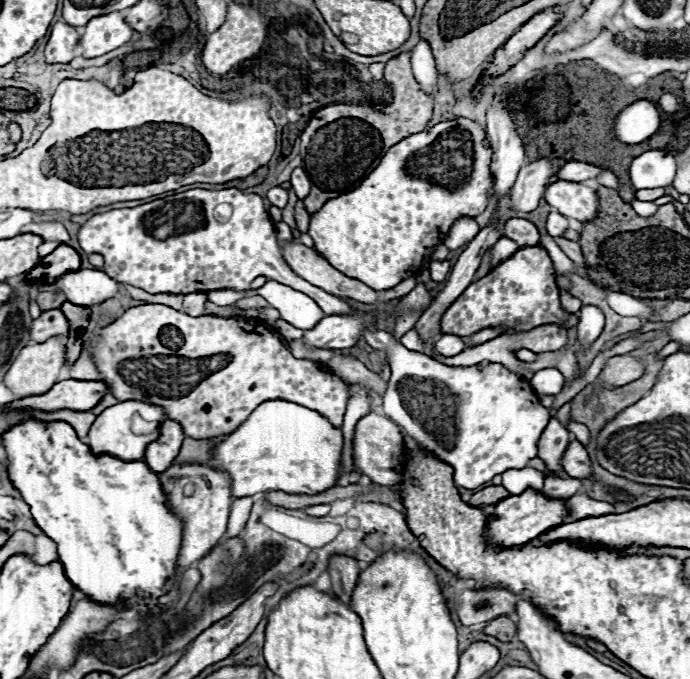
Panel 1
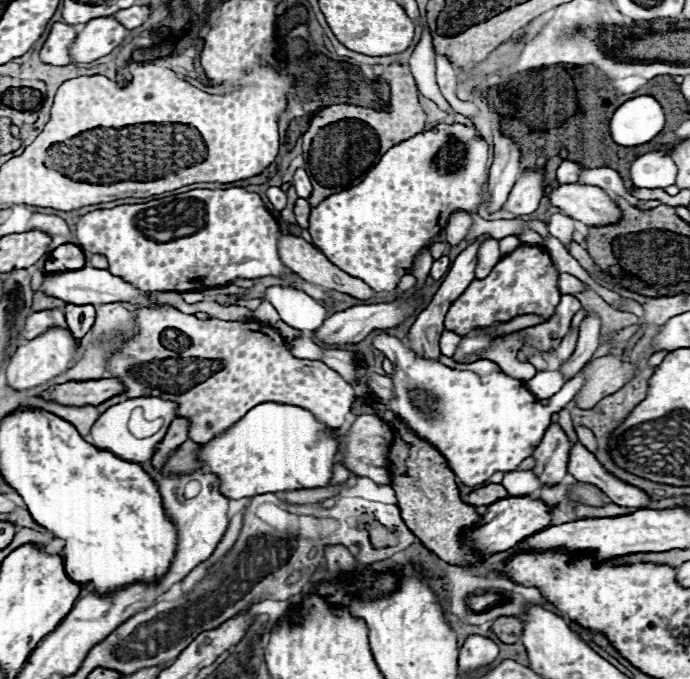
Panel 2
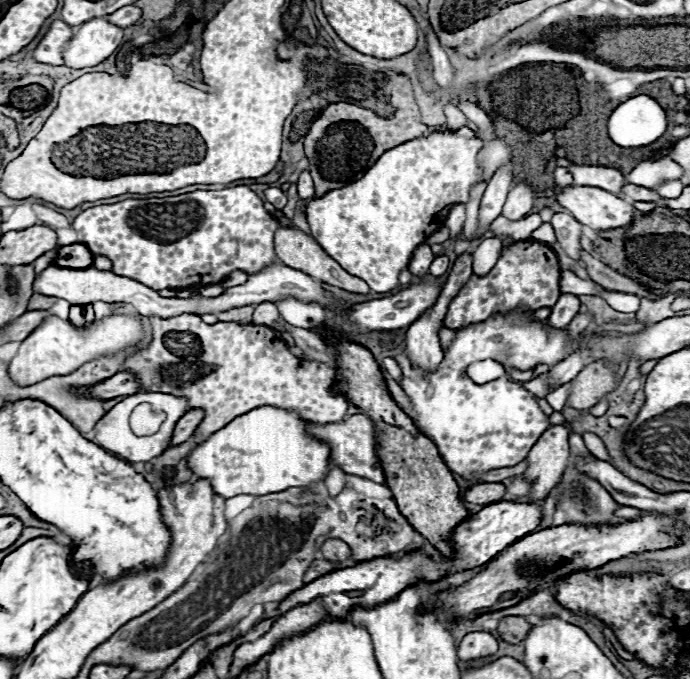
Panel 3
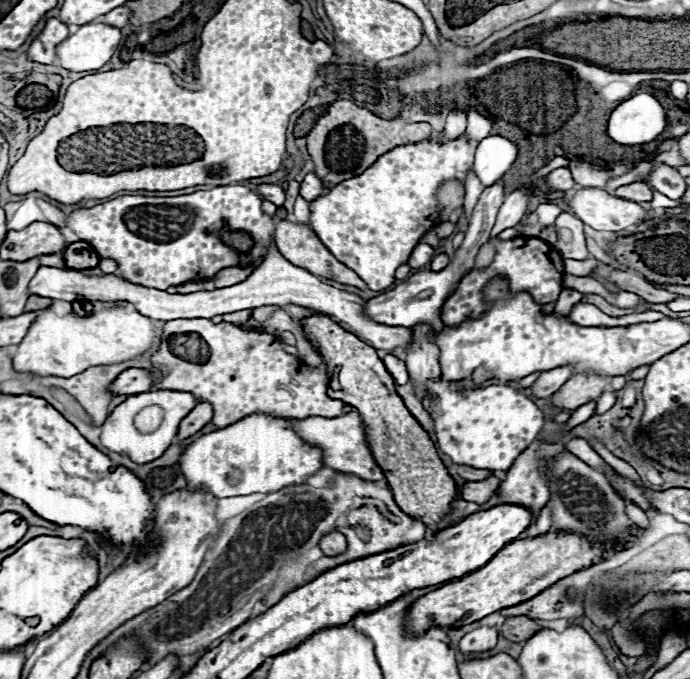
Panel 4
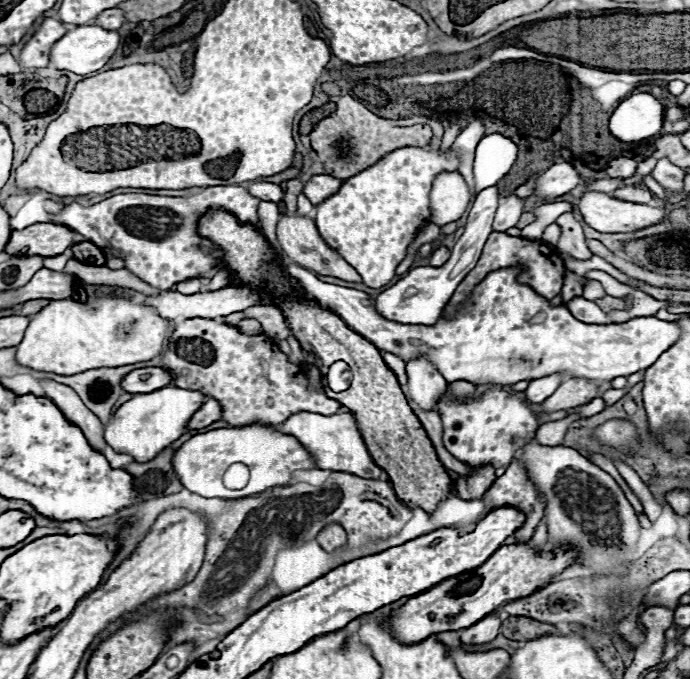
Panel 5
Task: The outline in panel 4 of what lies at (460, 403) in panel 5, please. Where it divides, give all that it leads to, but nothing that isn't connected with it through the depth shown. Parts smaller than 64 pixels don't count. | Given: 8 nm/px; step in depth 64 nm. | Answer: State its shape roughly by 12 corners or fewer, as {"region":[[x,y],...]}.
{"region":[[428,380],[424,410],[458,466],[508,470],[542,410],[520,388]]}

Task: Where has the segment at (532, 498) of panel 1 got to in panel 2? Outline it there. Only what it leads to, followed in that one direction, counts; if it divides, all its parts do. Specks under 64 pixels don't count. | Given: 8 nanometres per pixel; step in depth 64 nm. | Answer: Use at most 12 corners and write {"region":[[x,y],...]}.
{"region":[[530,496],[488,506],[466,534],[482,558],[544,530],[552,510]]}

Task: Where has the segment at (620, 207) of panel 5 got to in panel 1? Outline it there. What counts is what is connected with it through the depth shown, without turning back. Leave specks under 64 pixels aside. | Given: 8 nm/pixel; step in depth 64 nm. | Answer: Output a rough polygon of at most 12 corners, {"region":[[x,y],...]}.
{"region":[[582,182],[548,184],[544,200],[580,222],[598,210],[596,190]]}

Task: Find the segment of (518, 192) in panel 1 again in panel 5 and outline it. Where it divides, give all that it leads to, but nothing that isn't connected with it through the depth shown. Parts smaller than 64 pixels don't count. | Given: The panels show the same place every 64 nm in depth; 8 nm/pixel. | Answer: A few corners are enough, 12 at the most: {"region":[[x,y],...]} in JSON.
{"region":[[506,196],[494,218],[494,232],[516,226],[524,204]]}

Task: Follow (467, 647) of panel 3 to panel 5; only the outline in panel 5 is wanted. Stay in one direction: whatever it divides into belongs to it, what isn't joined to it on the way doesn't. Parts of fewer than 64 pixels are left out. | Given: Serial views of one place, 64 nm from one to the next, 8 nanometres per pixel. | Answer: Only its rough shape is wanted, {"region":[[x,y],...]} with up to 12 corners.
{"region":[[488,614],[466,628],[462,646],[488,644],[498,636],[500,618]]}

